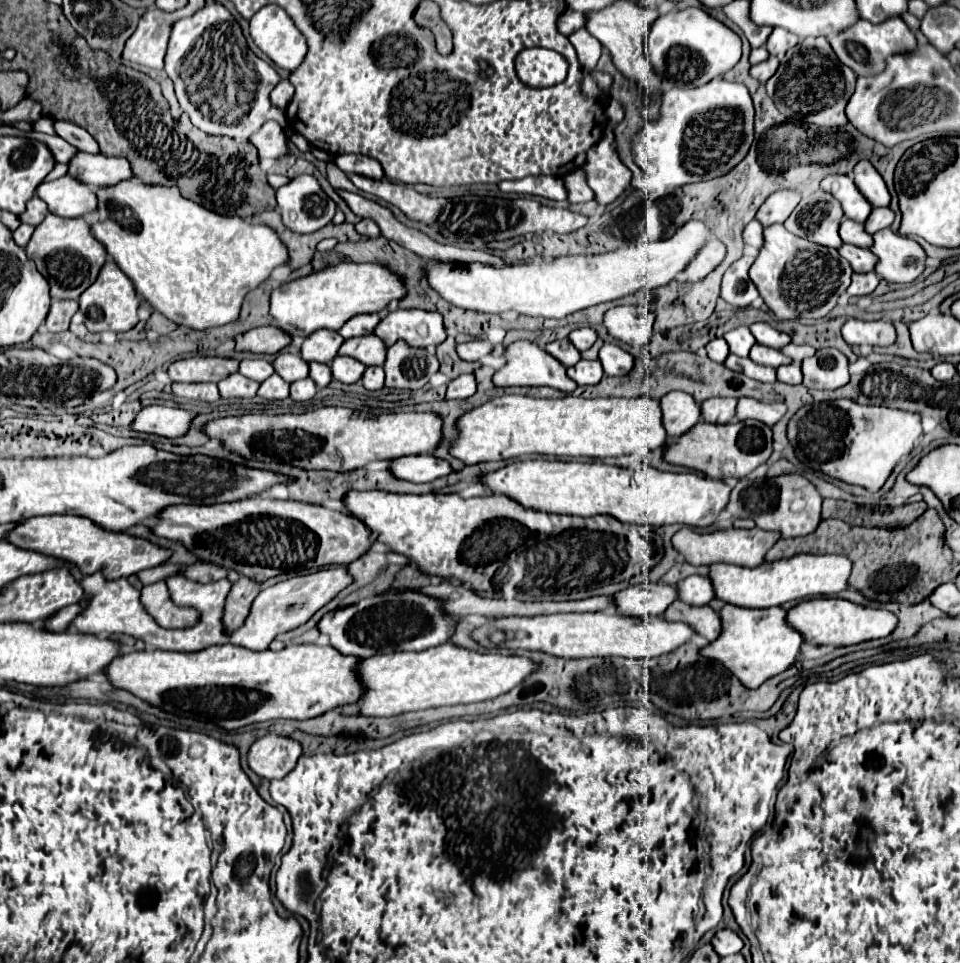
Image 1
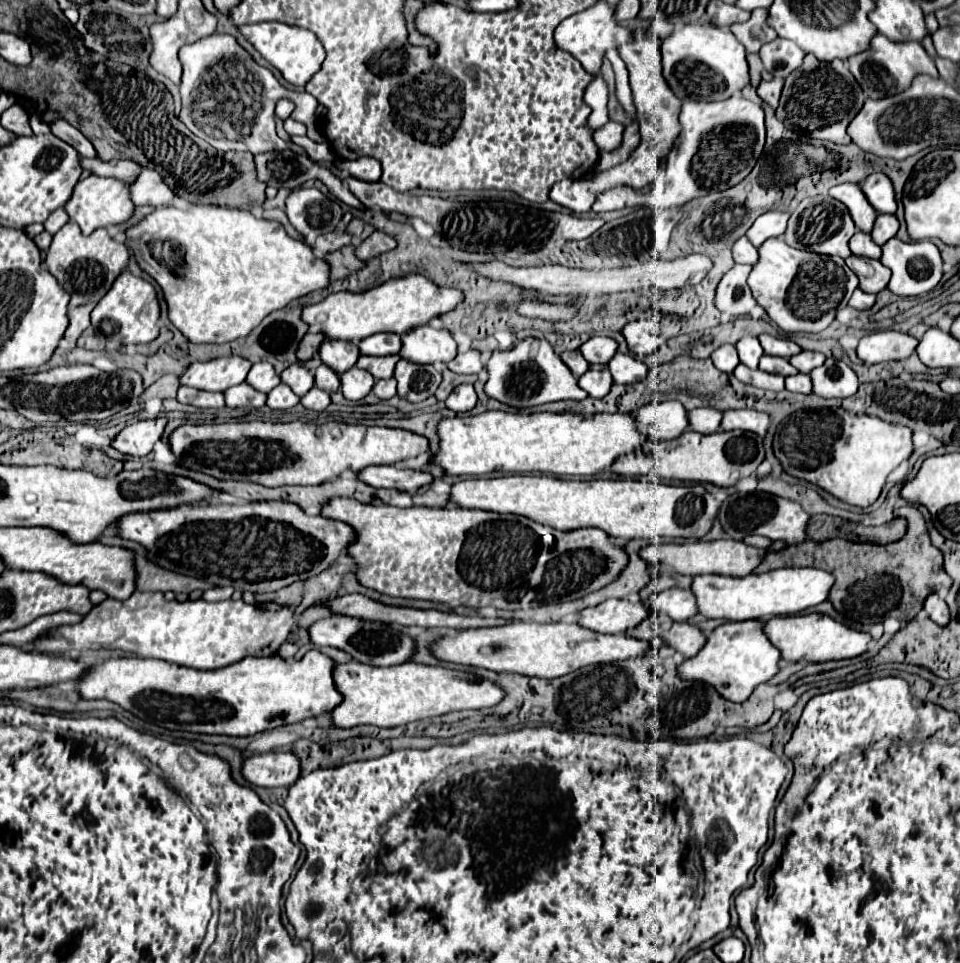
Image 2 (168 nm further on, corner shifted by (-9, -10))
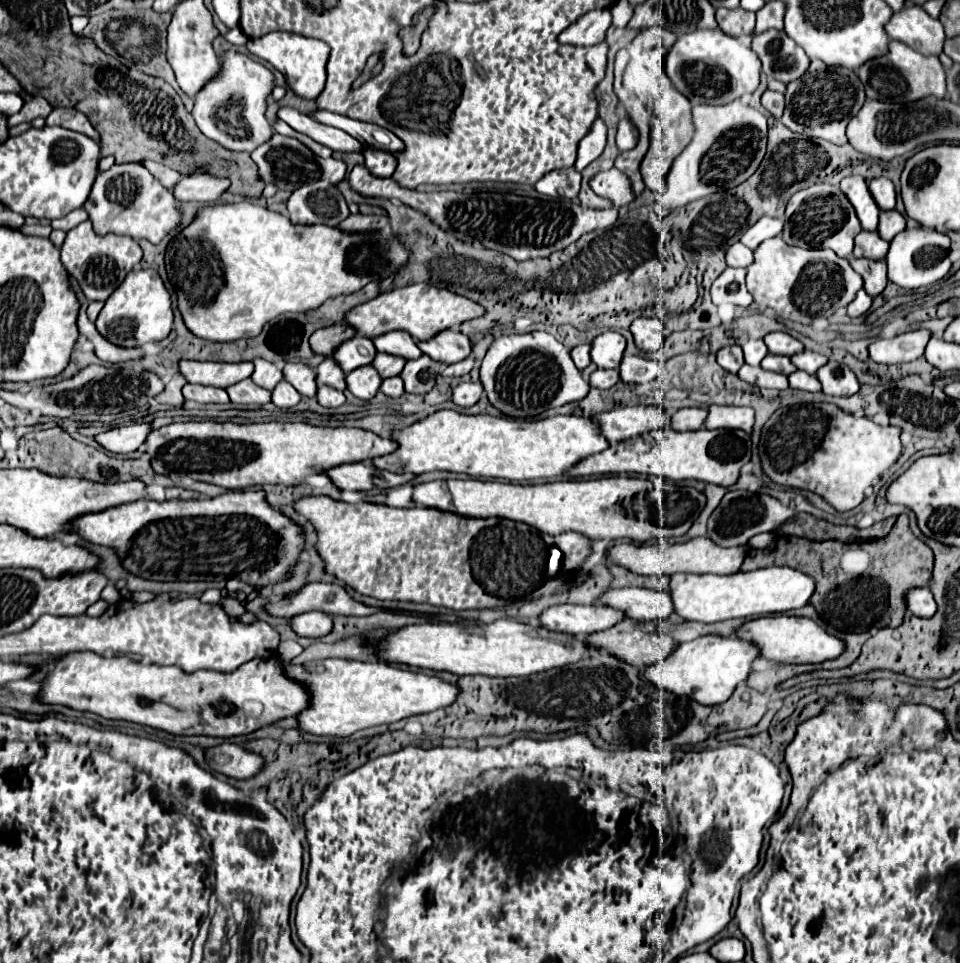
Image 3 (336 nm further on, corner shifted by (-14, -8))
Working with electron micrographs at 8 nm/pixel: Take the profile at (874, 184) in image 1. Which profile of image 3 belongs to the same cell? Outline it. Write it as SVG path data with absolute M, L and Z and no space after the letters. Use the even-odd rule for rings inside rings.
M886 177L872 179L868 187L870 187L870 193L872 193L872 197L874 197L874 201L878 203L880 209L894 209L896 191L894 191L894 185L892 185L890 179L886 179Z

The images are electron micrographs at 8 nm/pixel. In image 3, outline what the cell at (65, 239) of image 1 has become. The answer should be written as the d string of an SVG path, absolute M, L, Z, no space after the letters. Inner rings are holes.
M90 221L80 223L70 229L62 245L62 263L68 273L78 281L82 293L88 301L106 301L112 291L124 281L124 277L134 269L142 259L142 249L132 237L122 237L116 233L96 235Z

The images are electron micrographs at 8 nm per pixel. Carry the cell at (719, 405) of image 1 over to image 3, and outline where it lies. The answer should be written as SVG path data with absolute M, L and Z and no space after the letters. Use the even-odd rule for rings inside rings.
M690 407L690 409L678 409L674 411L670 417L672 421L668 421L670 429L678 429L678 431L692 431L692 429L700 429L700 425L706 419L706 409L700 407Z

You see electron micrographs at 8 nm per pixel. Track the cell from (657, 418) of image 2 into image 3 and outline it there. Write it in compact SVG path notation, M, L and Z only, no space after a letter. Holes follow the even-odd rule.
M624 407L614 409L612 413L598 413L590 419L596 421L602 437L606 437L610 443L626 441L630 437L638 437L640 433L668 427L668 415L658 407Z

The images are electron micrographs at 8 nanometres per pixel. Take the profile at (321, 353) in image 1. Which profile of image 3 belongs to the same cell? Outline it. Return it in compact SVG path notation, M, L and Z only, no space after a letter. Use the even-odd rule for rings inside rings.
M356 335L356 337L348 339L346 343L342 343L334 351L334 359L344 369L344 373L354 371L356 367L370 365L372 359L374 359L374 355L376 355L376 347L374 347L372 339L362 337L362 335Z

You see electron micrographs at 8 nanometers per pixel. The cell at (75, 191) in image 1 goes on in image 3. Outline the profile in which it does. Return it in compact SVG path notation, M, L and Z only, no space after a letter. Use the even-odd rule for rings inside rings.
M122 163L98 173L84 209L88 211L98 235L118 233L134 239L148 239L154 245L158 245L170 231L174 231L182 219L180 201L176 201L172 191L166 189L140 163Z

